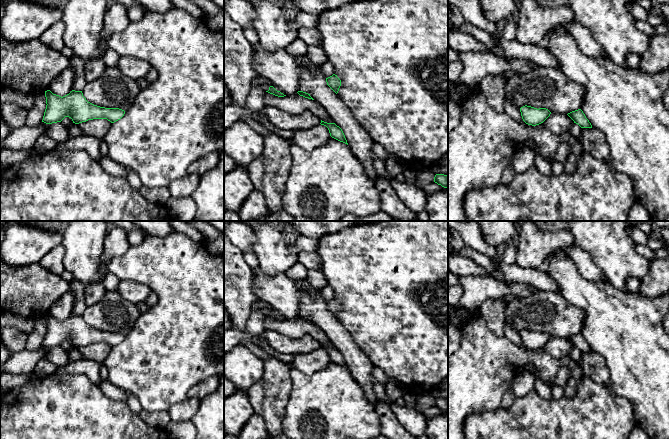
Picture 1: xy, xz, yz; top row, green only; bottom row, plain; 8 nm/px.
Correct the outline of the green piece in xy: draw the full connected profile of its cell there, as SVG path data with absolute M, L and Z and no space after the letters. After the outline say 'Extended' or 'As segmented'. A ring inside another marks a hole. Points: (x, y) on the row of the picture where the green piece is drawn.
M47 90L45 97L47 105L42 122L46 124L61 122L65 117L71 118L75 124L93 119L107 119L114 123L125 114L119 108L105 108L88 102L82 91L72 90L61 97Z. As segmented

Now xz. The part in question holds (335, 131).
M321 120L321 125L324 125L328 128L330 136L340 142L343 142L348 145L345 135L342 129L337 126L335 123L327 123Z. As segmented

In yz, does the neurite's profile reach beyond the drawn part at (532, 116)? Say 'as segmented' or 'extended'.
as segmented

